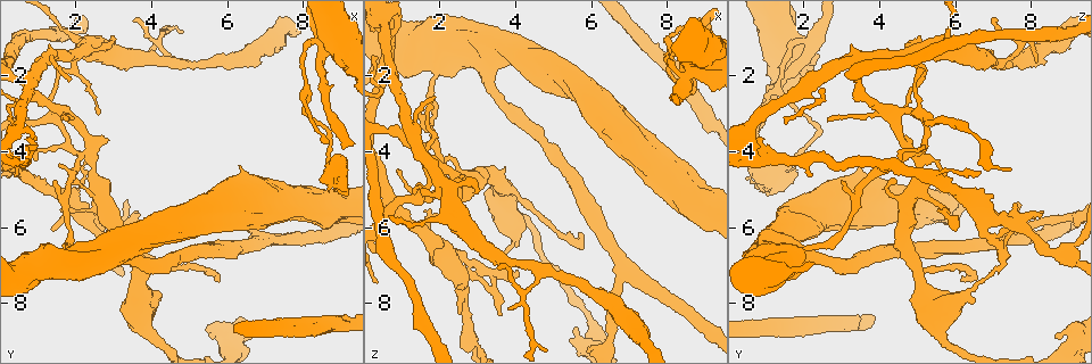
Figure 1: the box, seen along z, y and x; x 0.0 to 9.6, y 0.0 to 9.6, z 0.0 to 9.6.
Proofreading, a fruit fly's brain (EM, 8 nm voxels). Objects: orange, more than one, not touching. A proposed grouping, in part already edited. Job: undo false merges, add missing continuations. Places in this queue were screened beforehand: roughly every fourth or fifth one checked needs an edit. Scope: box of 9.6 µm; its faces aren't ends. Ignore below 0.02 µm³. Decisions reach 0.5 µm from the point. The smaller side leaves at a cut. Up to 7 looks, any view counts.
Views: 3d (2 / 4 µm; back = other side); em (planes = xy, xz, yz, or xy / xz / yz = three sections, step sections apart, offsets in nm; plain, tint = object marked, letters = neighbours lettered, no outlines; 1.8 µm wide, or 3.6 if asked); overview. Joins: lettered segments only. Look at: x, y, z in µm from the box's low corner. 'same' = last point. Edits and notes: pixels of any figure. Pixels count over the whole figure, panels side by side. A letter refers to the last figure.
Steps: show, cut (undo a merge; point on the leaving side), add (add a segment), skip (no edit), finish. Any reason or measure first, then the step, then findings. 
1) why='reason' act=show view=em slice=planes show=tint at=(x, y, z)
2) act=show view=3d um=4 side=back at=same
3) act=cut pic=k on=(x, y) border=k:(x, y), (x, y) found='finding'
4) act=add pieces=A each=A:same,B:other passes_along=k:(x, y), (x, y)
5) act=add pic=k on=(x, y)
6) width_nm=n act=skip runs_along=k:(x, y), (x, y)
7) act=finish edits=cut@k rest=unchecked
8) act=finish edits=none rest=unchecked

act=show view=em um=3.6 slice=planes show=letters at=(6.70, 5.05, 3.45)

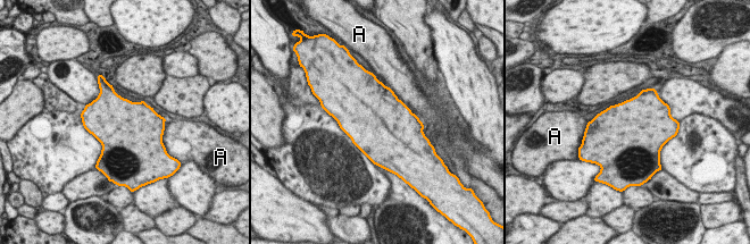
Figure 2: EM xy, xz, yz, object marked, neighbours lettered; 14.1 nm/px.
act=skip each=A:other found='continuous, no second neuron'

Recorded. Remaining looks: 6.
why='closes a loop' act=show view=3d um=4 at=(8.70, 1.05, 1.75)

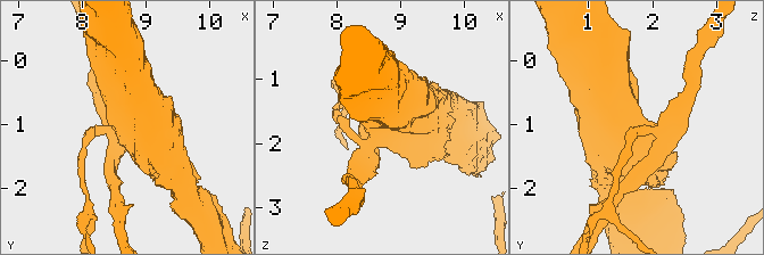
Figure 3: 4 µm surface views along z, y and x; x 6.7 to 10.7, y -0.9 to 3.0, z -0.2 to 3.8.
why='shape alone is not enough' act=show view=em um=3.6 slice=xy step=8 show=tint at=(8.65, 1.05, 1.70)

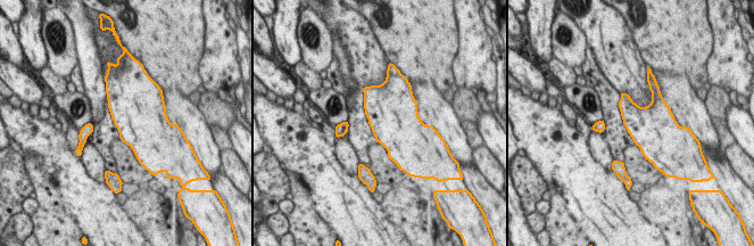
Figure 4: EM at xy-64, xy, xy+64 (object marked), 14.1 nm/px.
why='another direction' act=show view=em um=3.6 slice=planes show=letters at=same

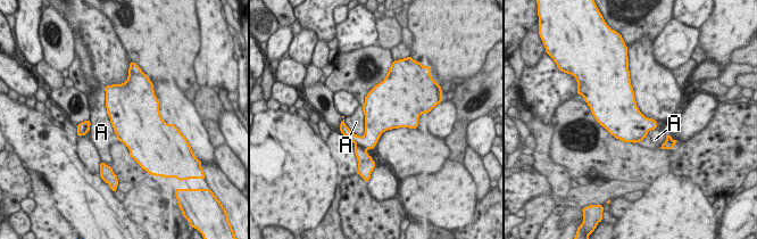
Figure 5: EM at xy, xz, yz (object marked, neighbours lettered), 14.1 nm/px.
act=cut pic=5 on=(365, 163) each=A:other border=5:(356, 143), (366, 149) found='two neurons meet here'

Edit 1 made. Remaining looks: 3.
why='thick turns thin' act=show view=3d um=4 at=(1.90, 6.60, 2.05)

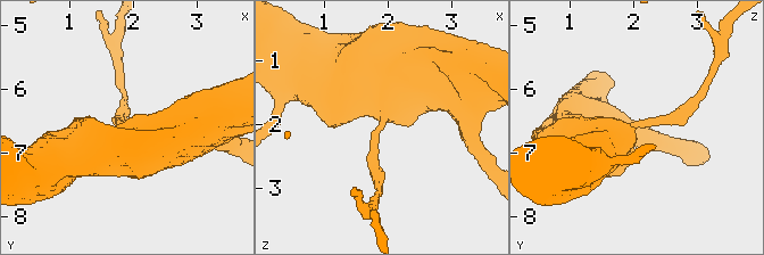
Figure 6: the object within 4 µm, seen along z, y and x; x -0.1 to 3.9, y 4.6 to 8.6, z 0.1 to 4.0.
arm_widths_nm=200,850 why='now the EM' act=show view=em um=3.6 slice=xy step=8 show=tint at=(1.90, 6.60, 1.95)

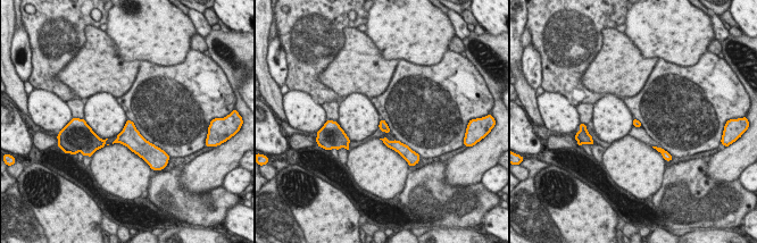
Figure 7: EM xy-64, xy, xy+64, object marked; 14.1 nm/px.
act=show view=em um=3.6 slice=planes show=letters at=same

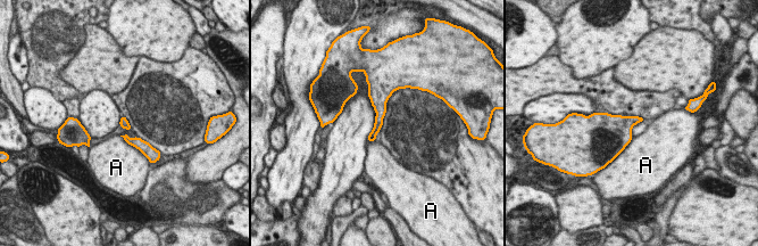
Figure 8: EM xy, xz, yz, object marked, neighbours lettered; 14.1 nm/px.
act=skip each=A:other runs_along=8:(376, 88), (378, 123), (371, 138) found='all the same neuron'

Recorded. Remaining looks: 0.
act=finish edits=cut@5 rest=unchecked

